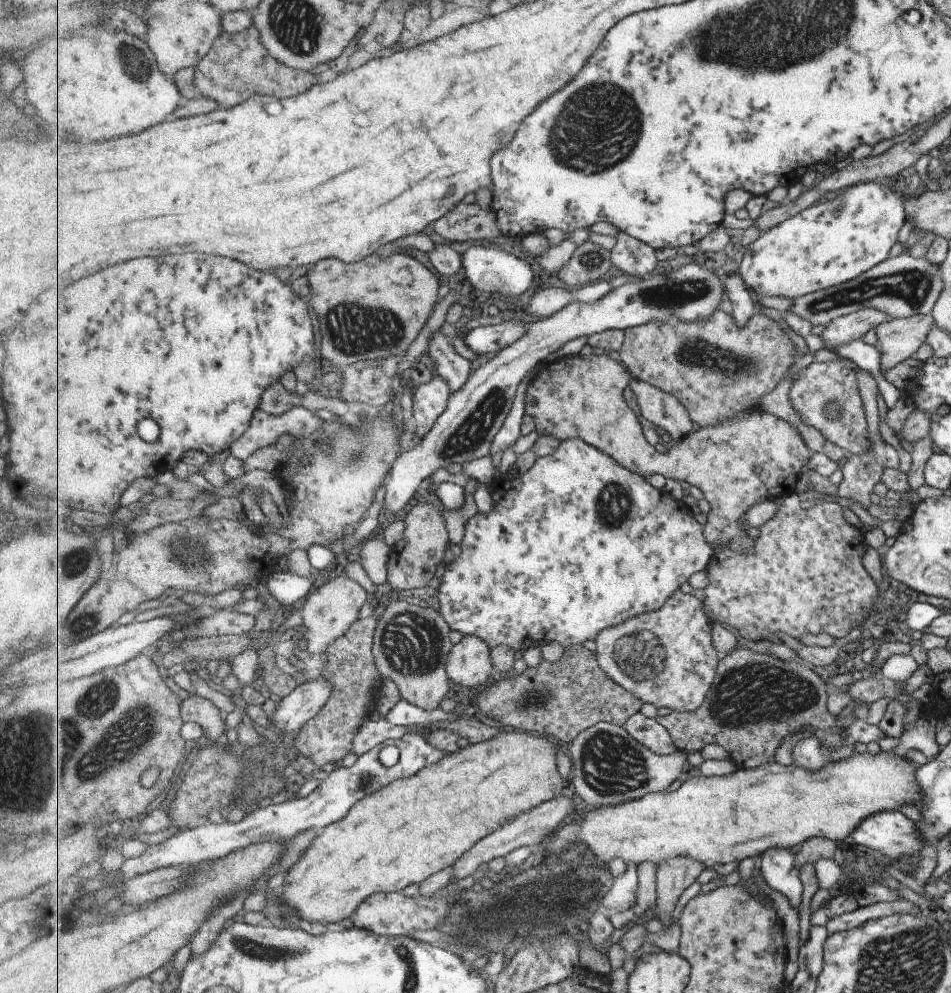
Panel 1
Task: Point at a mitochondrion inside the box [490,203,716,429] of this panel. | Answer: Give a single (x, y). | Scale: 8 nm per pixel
(683, 295)

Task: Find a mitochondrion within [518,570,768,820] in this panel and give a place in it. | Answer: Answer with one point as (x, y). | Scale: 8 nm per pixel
(612, 765)

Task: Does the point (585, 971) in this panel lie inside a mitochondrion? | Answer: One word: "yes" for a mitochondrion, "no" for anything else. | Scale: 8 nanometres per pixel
no

